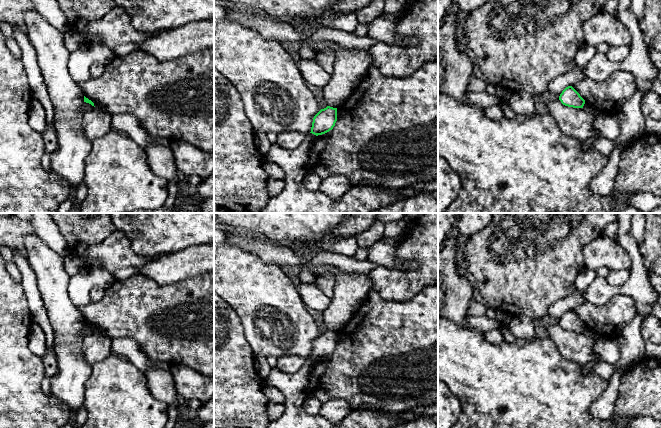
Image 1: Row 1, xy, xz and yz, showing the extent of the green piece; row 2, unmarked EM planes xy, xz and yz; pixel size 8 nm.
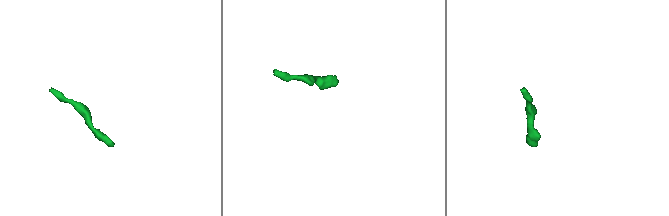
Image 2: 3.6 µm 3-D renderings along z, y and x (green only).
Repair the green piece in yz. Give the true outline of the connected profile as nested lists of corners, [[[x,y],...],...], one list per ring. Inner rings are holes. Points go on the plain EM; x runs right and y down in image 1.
[[[568,310],[562,315],[559,324],[563,329],[573,332],[583,332],[585,328],[585,324],[572,310]]]

